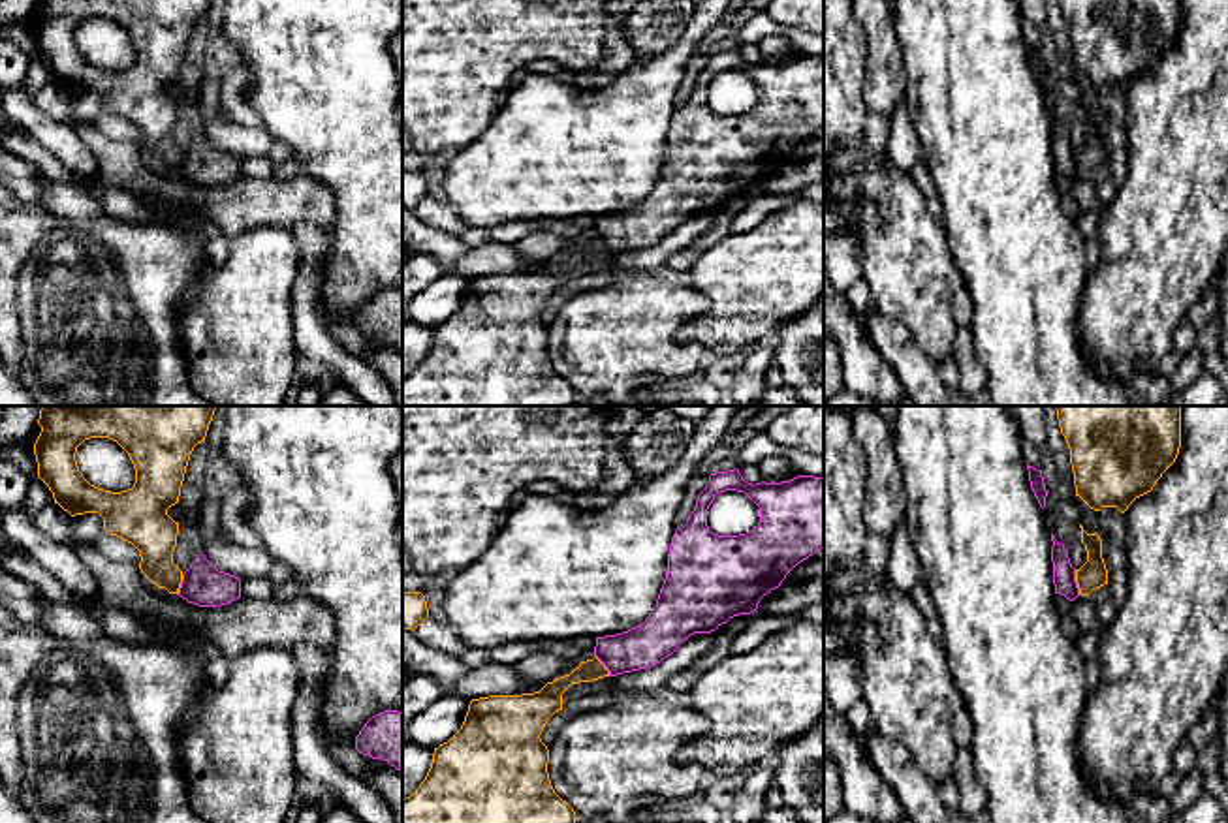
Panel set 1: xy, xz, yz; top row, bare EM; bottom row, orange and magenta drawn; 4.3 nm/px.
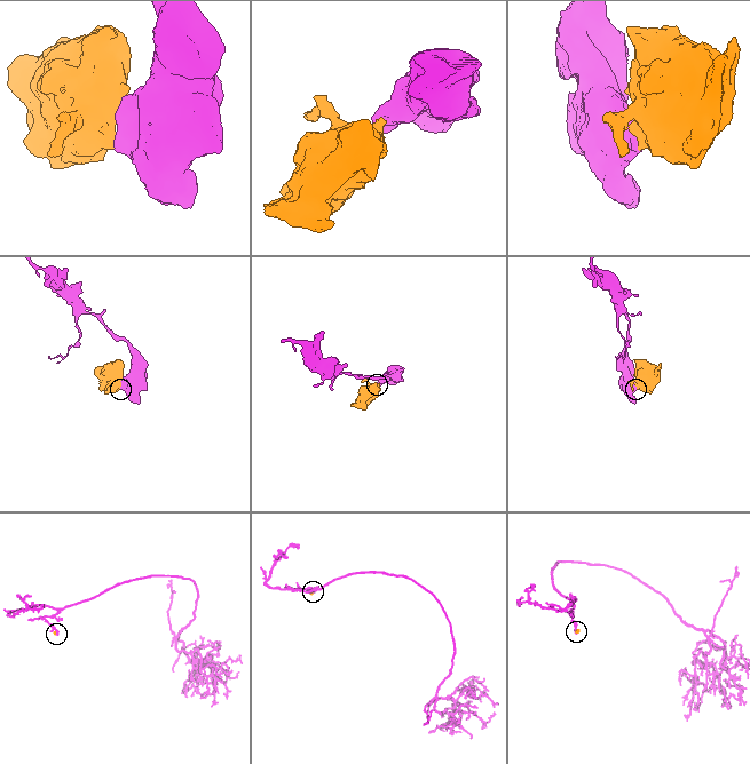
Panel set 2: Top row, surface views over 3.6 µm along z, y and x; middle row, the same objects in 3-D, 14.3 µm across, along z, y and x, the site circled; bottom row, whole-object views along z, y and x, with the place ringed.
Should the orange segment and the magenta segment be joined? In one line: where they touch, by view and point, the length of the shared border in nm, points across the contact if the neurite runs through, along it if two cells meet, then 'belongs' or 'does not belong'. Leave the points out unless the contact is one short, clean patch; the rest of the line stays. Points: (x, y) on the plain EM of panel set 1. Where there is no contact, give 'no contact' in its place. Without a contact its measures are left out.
meets orange in yz at (1076, 160); contact 120 nm long; border along yz (1074, 149), (1074, 160), (1082, 173); does not belong

